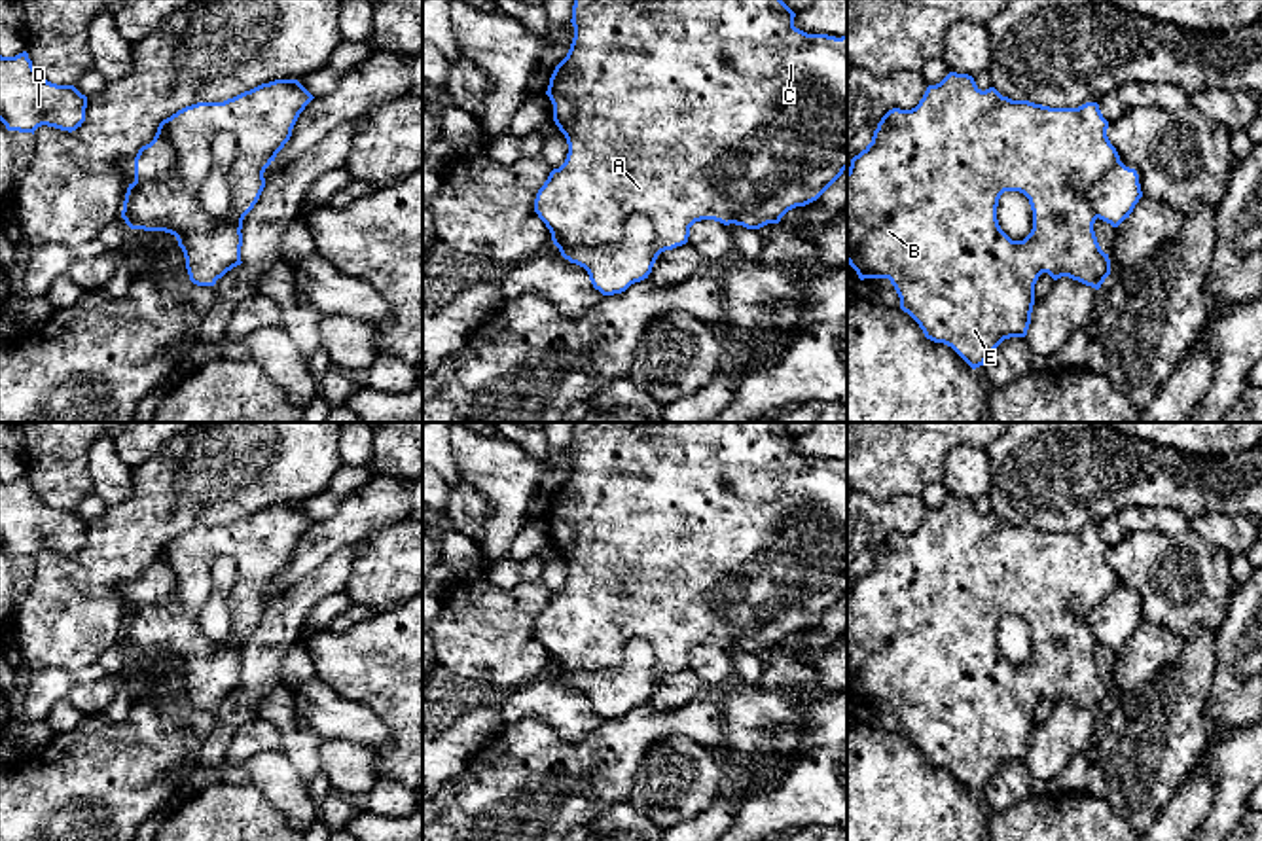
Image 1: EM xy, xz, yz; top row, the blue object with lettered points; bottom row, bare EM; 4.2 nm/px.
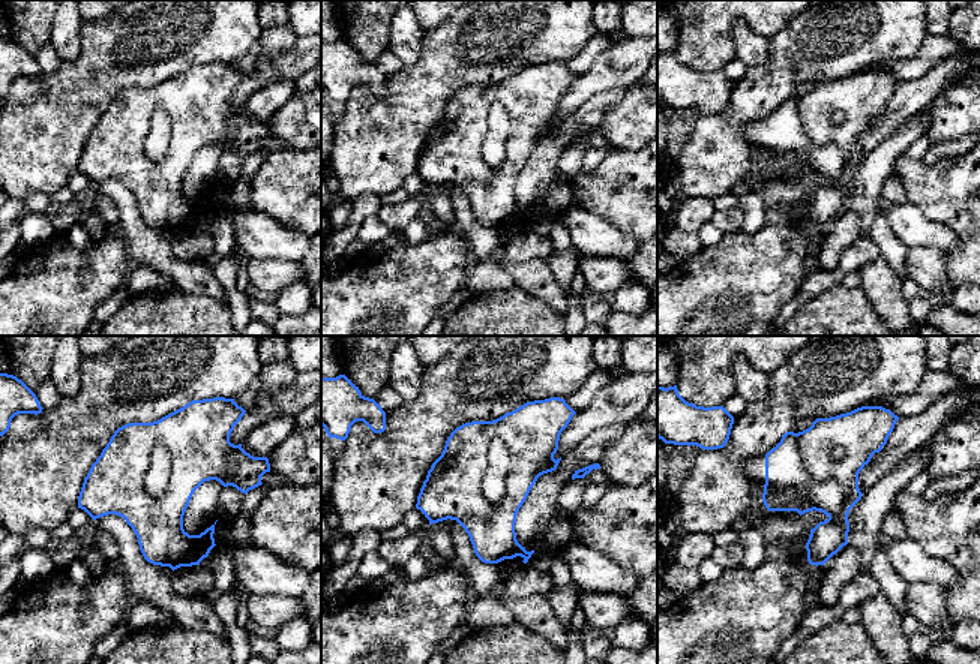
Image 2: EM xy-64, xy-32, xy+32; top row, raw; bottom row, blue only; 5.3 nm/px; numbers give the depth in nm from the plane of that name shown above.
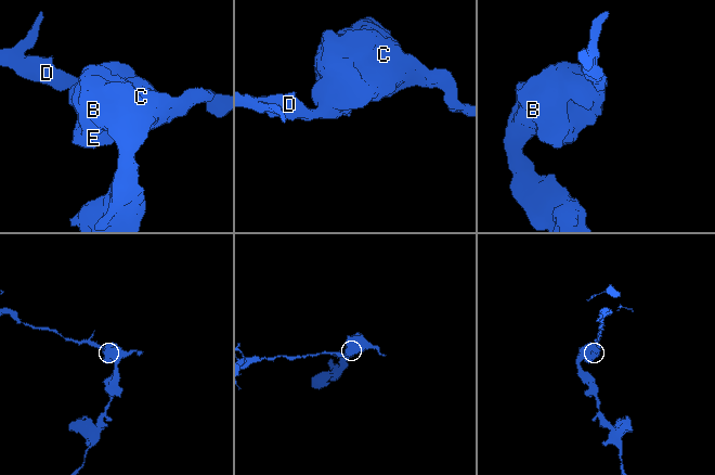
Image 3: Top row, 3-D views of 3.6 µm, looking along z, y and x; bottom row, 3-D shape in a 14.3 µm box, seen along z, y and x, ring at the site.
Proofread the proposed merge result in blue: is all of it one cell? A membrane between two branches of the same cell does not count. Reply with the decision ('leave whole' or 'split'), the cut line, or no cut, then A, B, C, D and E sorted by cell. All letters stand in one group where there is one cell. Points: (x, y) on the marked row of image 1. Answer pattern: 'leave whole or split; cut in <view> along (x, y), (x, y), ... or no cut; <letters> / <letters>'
split; cut in xy along (228, 131), (235, 141), (230, 211), (213, 218); A B C E / D

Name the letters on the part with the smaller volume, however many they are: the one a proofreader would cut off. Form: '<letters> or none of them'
D

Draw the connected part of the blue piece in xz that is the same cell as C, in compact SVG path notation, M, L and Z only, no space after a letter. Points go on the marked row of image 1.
M574 0L574 38L555 66L546 95L553 121L565 134L568 153L538 189L534 212L561 246L620 244L631 214L644 214L656 227L656 258L688 242L690 227L701 220L760 229L779 224L796 208L817 201L847 169L847 36L807 34L794 27L796 13L783 0Z

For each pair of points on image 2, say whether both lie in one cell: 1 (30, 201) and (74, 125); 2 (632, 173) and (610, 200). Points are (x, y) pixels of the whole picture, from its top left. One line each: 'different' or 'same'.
1: different
2: same

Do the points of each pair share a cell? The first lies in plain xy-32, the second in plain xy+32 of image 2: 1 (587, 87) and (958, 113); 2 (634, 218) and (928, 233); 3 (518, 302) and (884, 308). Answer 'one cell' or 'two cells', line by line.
1: two cells
2: two cells
3: two cells

